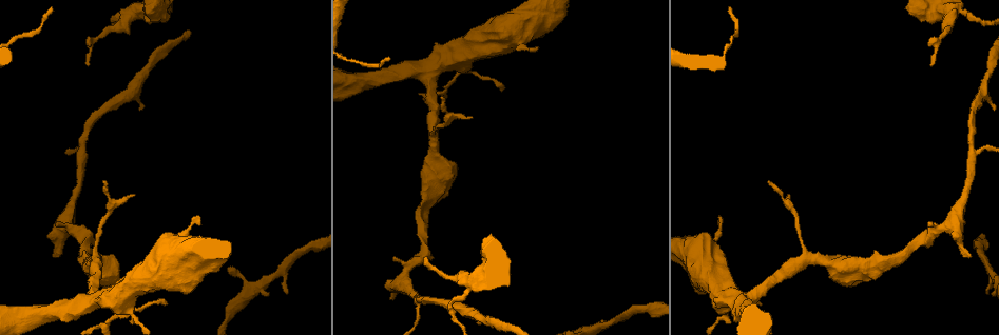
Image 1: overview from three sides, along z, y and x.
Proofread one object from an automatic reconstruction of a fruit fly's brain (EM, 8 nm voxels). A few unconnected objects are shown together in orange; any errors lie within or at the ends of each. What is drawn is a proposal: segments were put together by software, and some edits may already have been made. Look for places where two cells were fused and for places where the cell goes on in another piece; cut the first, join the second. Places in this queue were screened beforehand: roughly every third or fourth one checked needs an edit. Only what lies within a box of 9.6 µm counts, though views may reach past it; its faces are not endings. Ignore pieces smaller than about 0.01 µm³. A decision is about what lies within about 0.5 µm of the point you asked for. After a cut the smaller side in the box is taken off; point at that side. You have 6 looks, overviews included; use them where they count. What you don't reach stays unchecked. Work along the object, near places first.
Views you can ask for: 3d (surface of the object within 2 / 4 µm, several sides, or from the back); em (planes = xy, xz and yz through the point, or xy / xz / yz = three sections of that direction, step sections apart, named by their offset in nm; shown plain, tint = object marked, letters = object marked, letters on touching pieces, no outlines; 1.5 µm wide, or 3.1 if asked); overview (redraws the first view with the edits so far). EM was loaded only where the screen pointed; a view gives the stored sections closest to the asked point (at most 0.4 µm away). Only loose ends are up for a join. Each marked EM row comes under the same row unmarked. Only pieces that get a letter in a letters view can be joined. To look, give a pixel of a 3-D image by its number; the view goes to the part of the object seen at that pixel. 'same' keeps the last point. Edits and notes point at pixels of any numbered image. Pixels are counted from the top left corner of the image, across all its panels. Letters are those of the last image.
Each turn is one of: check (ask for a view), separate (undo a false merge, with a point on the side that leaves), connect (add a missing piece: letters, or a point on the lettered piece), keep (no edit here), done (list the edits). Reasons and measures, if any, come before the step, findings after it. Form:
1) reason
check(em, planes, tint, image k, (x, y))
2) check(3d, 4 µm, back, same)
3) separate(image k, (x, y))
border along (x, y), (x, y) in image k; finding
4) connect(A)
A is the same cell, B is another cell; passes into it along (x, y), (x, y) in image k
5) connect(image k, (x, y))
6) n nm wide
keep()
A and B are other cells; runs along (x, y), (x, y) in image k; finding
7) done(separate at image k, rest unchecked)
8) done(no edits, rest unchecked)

free end
check(em, planes, letters, image 1, (988, 294))

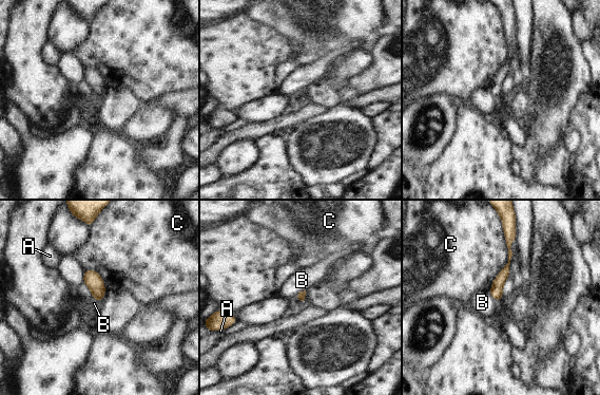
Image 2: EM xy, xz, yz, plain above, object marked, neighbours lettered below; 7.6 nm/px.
keep()
A, B and C are other cells; runs along (508, 238), (509, 262), (496, 297) in image 2; none of them fits

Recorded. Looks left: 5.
a fork
check(em, xz, step 4, letters, image 1, (972, 155))

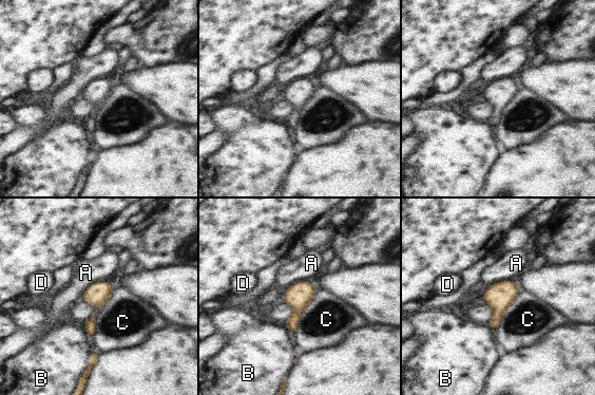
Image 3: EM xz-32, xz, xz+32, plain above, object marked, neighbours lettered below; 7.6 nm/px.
keep()
A, B, C and D are other cells; border along (317, 293), (302, 311), (292, 334) in image 3; continuous, no second cell

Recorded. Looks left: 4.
an open end
check(em, planes, letters, image 1, (200, 219))

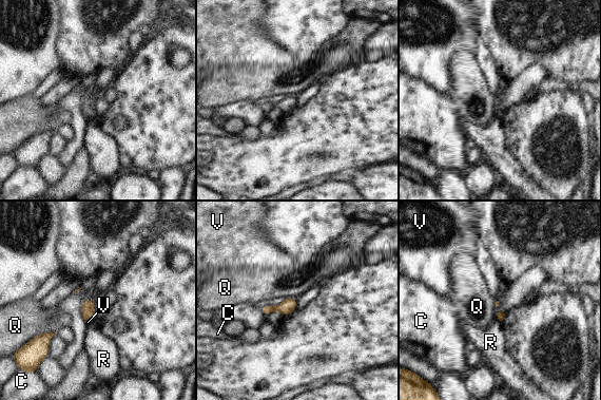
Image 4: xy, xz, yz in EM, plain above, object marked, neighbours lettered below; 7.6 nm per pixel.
keep()
C, Q, R and V are other cells; border along (55, 330), (42, 332), (33, 338) in image 4; no lettered piece goes on from it

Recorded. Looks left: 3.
done(no edits, rest unchecked)

